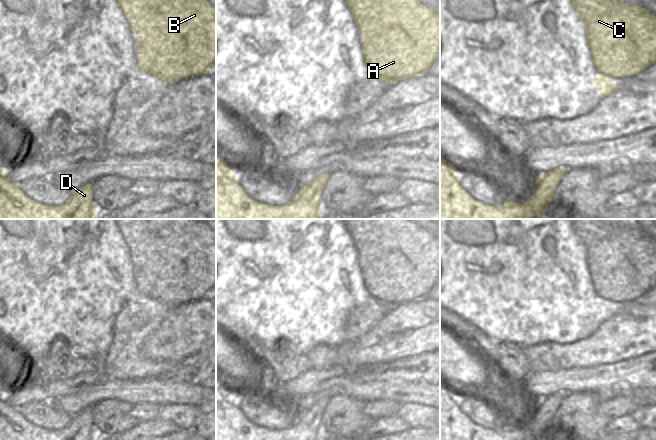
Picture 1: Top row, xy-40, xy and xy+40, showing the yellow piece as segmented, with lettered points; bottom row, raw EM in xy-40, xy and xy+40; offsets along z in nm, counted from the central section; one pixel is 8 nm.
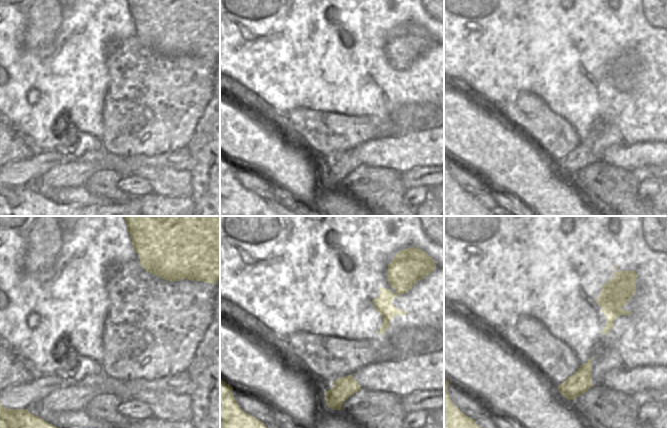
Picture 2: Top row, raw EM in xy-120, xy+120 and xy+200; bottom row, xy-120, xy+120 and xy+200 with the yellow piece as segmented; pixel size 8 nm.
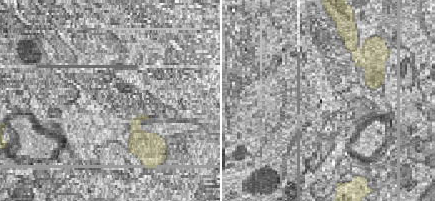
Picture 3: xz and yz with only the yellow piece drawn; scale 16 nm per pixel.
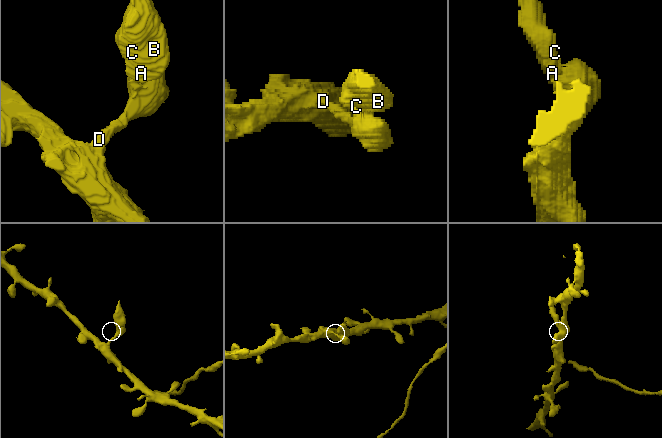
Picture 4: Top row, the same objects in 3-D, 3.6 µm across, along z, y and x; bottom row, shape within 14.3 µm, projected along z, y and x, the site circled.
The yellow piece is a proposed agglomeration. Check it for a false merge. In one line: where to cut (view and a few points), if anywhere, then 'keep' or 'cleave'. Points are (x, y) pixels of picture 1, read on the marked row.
xy (375, 74), (390, 81) | cleave

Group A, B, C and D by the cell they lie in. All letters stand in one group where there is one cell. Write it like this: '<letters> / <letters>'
A B C / D

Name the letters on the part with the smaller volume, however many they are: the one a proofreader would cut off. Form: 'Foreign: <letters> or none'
Foreign: A, B, C

